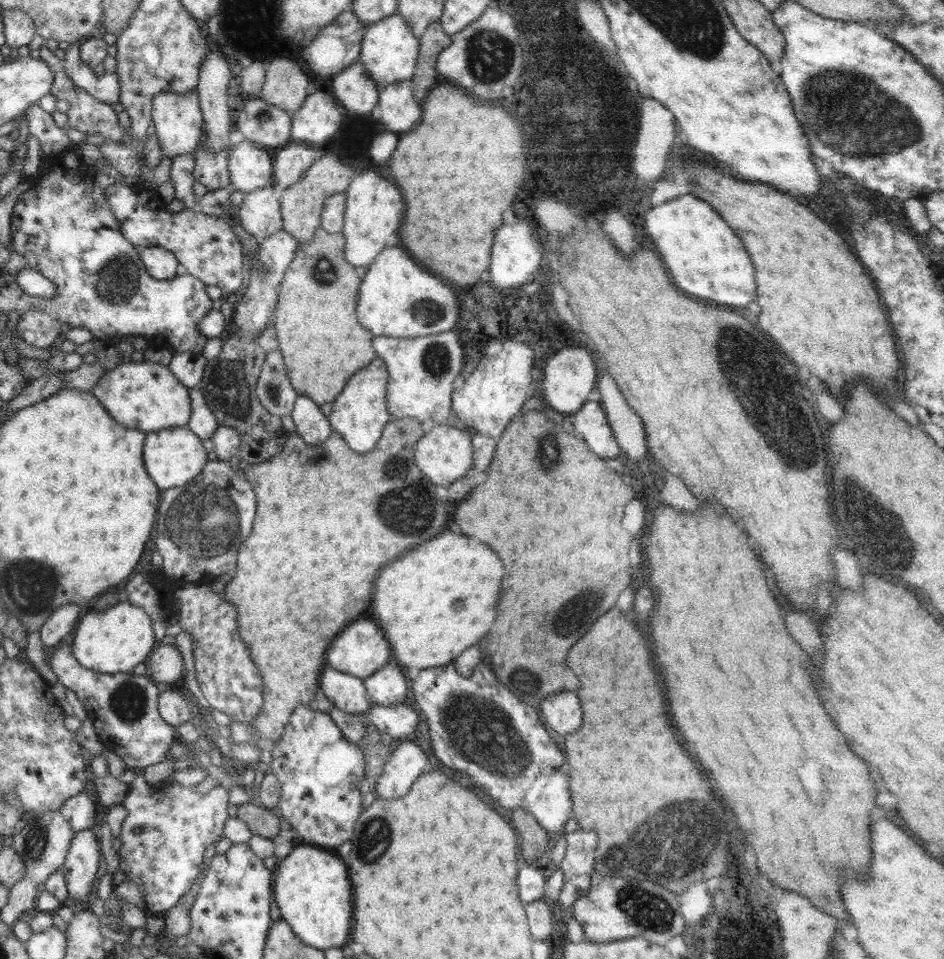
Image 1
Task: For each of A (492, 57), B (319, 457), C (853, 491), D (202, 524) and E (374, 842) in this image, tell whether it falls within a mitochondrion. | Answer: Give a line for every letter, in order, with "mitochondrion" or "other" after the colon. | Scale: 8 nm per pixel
A: mitochondrion
B: other
C: mitochondrion
D: mitochondrion
E: mitochondrion

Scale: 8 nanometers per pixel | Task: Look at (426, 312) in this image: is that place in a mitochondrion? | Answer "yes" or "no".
yes

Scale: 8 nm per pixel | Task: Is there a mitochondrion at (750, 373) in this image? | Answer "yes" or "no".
yes

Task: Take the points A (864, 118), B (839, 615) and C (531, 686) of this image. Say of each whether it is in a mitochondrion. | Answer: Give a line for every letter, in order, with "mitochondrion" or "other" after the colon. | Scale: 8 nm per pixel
A: mitochondrion
B: other
C: mitochondrion

